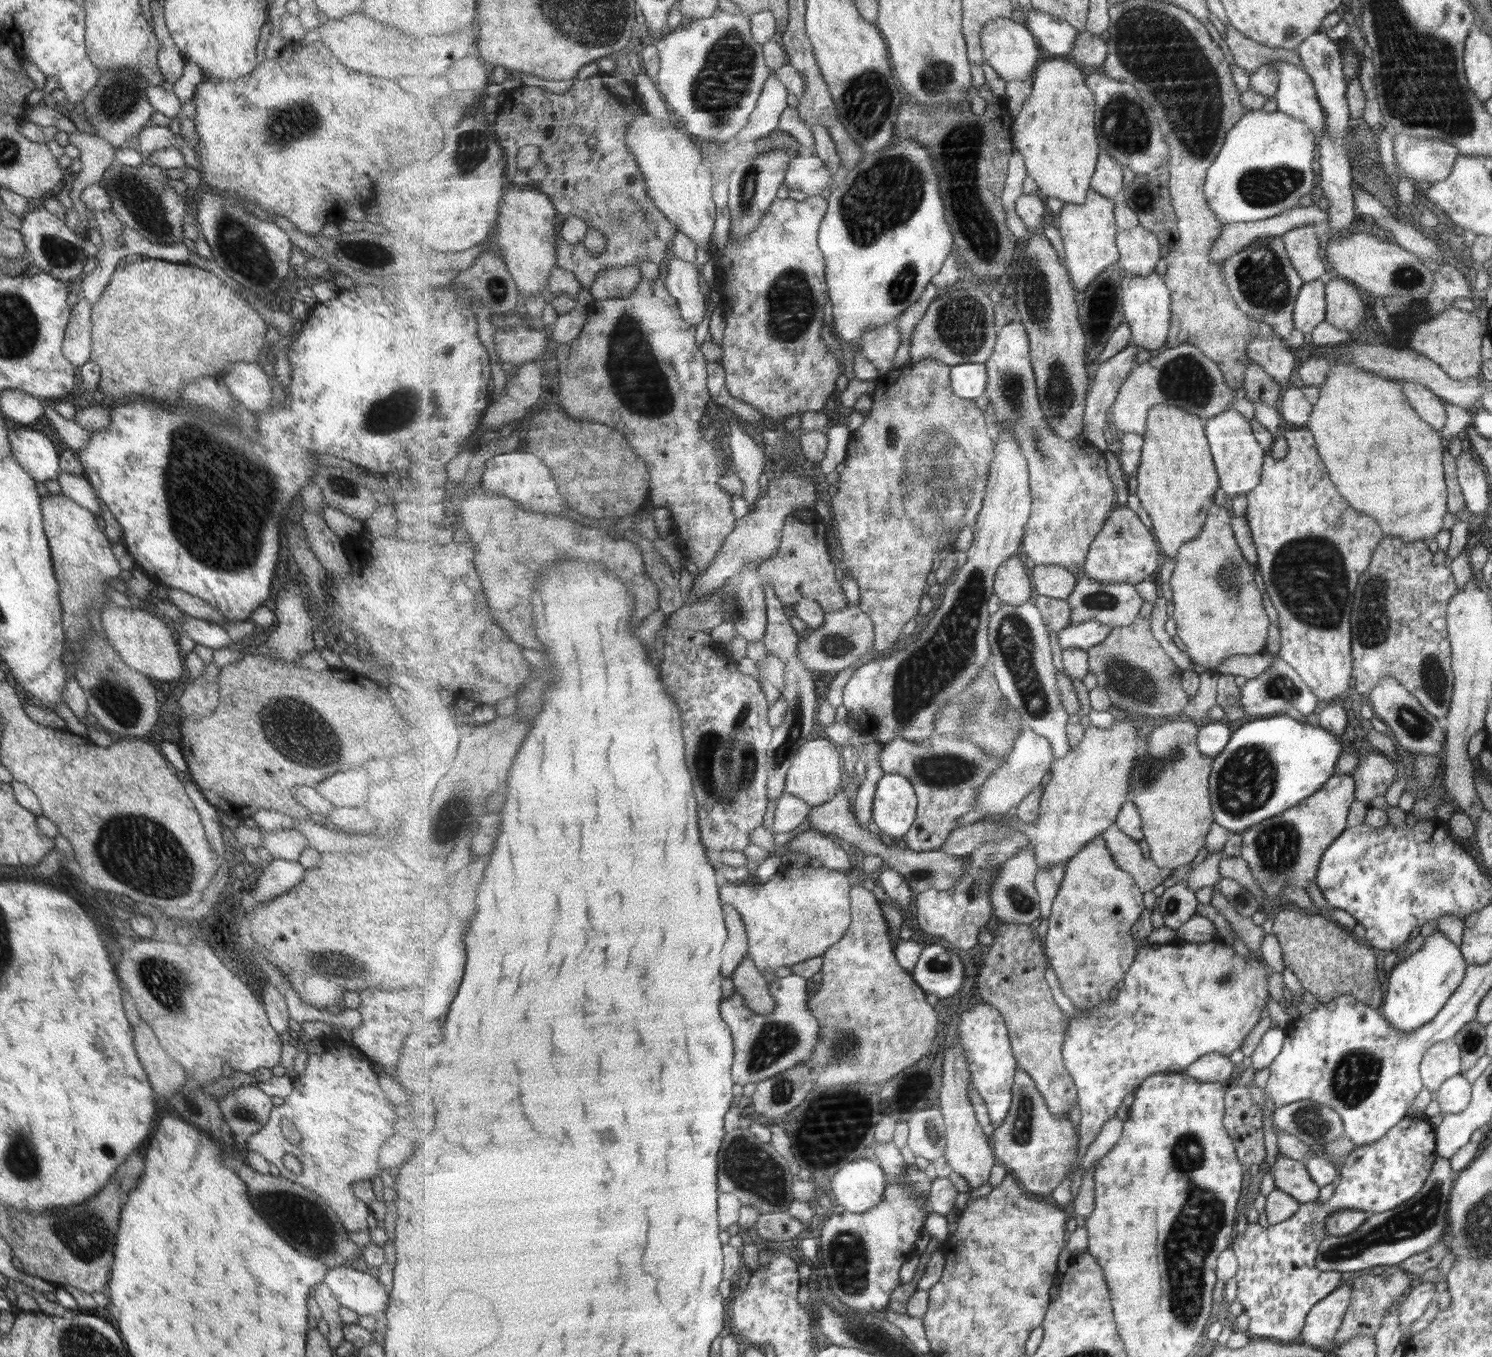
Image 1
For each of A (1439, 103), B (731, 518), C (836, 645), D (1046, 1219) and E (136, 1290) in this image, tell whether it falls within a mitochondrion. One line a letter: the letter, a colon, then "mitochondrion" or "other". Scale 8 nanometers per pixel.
A: mitochondrion
B: other
C: mitochondrion
D: other
E: other

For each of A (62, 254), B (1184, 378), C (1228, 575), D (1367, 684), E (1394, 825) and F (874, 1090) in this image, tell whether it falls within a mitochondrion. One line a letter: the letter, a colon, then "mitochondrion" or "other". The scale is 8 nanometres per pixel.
A: mitochondrion
B: mitochondrion
C: mitochondrion
D: other
E: other
F: other

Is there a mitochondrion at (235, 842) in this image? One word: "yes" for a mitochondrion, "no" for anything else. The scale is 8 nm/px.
no

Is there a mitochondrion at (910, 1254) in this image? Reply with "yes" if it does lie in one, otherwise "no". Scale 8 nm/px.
no

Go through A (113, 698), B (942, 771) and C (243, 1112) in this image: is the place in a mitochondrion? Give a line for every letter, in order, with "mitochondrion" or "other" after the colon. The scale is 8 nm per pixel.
A: mitochondrion
B: mitochondrion
C: mitochondrion

